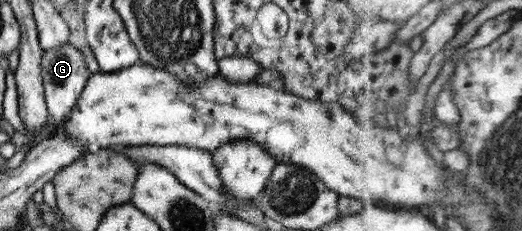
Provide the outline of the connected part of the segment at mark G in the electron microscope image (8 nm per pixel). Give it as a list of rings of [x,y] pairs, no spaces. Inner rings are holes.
[[[65,43],[55,49],[42,51],[40,69],[46,111],[49,114],[50,122],[57,126],[66,119],[66,114],[83,90],[90,73],[87,71],[87,66],[83,61],[83,55],[71,43]]]

